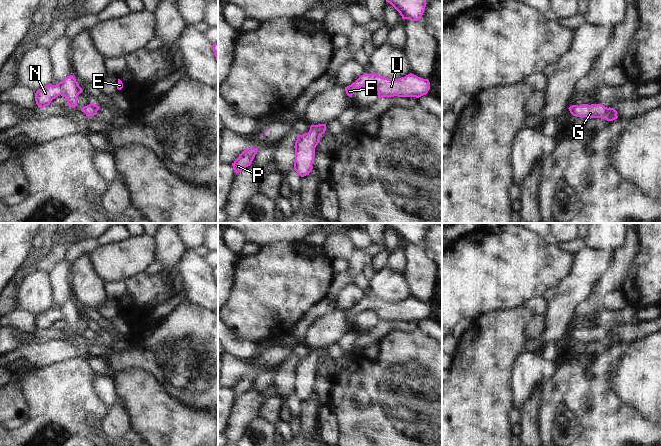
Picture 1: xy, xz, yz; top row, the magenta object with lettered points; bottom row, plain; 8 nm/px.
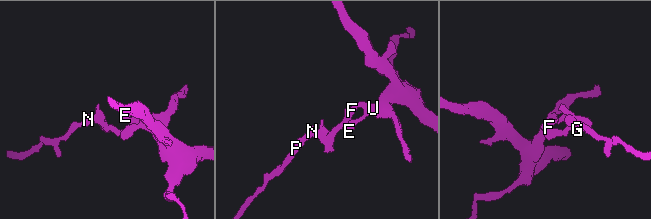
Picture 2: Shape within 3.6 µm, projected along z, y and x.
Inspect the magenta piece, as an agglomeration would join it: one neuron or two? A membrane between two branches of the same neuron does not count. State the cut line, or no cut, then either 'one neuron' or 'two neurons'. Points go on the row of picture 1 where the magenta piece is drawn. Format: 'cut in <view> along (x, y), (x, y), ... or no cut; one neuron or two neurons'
no cut; one neuron

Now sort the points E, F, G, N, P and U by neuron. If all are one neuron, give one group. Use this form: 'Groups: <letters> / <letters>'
Groups: E F G N P U

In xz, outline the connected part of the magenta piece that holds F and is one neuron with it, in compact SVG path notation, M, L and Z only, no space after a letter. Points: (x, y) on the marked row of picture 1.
M365 73L354 83L345 87L345 91L349 97L352 97L357 89L367 86L372 86L378 91L378 98L394 96L419 98L430 90L428 79L423 79L412 73L398 79L388 79L375 73Z

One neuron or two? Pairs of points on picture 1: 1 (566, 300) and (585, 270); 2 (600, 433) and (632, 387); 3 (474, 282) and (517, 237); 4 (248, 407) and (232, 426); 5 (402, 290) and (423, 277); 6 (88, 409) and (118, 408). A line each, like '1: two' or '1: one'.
1: one
2: two
3: one
4: one
5: two
6: two

